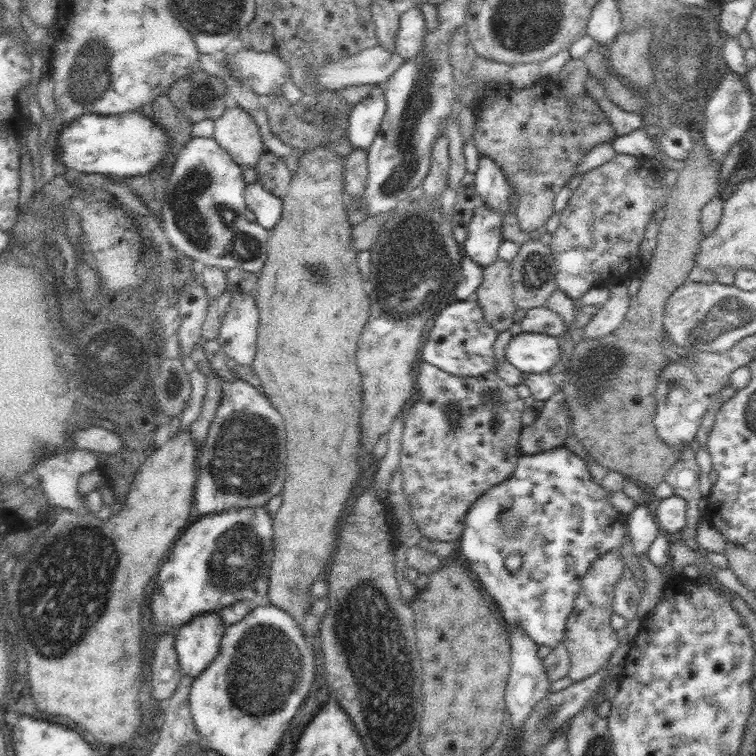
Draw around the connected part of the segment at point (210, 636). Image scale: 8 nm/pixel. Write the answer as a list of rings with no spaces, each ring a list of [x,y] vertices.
[[[204,613],[196,615],[192,621],[174,628],[174,648],[178,654],[178,663],[183,674],[192,678],[200,676],[204,670],[216,659],[221,640],[225,634],[225,625],[220,613]]]

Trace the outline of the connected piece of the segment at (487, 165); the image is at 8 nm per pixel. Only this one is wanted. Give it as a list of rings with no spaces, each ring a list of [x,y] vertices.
[[[479,155],[479,166],[474,176],[474,186],[476,193],[489,208],[499,212],[504,216],[504,220],[512,220],[512,214],[509,214],[508,211],[512,189],[506,175],[502,173],[496,161]]]

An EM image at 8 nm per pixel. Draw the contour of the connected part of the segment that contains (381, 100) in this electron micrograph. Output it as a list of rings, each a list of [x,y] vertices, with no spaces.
[[[378,84],[366,98],[353,107],[354,111],[348,119],[350,124],[348,139],[354,149],[362,149],[366,152],[370,149],[382,123],[382,118],[386,114],[386,108],[383,85]]]

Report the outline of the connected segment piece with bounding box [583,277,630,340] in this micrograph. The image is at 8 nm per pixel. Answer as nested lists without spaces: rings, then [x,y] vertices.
[[[630,277],[624,279],[623,283],[609,287],[607,301],[584,327],[584,340],[605,337],[618,328],[618,325],[624,320],[630,304],[630,296],[628,295],[629,281]]]

